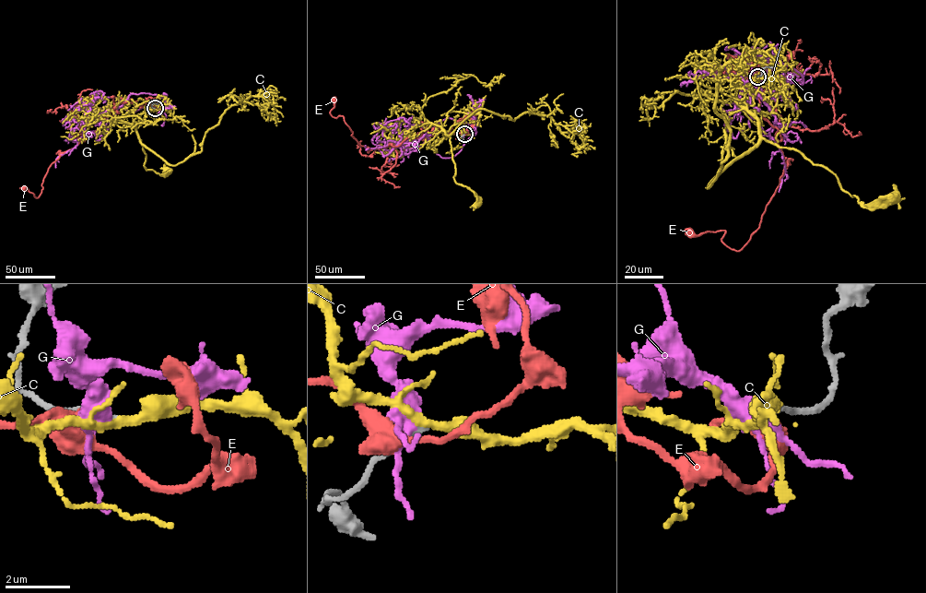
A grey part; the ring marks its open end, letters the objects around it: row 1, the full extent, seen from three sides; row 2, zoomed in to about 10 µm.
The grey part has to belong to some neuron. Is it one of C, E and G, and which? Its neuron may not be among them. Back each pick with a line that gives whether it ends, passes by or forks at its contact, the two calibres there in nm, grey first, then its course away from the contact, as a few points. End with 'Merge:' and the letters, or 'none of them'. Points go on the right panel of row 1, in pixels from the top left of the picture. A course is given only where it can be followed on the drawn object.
C: it forks there; 200 nm thick on the grey side, 220 nm on the other; it runs (757, 77), (736, 73), (764, 138), (826, 167), (859, 202), (884, 205), (893, 198)
Merge: C

